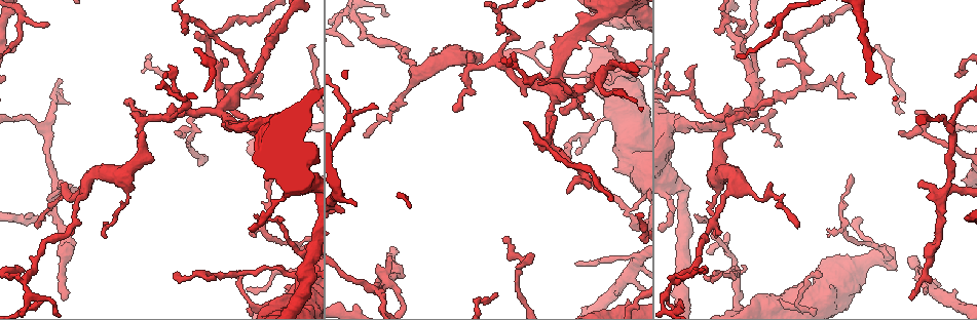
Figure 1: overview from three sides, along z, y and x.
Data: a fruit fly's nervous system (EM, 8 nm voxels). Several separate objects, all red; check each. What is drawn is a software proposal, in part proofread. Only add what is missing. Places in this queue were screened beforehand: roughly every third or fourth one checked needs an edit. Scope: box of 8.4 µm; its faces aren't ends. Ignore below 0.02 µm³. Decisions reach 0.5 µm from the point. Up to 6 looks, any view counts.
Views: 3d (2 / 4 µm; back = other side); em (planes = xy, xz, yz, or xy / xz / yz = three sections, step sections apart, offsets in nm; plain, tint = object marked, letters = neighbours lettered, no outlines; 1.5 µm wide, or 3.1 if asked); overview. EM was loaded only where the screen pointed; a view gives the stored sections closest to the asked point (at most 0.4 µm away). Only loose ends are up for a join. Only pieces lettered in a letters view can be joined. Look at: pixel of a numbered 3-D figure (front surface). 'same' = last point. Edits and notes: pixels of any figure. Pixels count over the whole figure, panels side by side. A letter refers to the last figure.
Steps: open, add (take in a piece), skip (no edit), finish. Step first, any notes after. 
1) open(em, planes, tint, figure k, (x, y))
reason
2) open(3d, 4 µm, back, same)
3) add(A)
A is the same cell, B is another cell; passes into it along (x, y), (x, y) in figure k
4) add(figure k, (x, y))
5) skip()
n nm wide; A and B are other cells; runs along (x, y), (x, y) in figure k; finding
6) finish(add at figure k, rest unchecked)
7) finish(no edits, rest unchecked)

open(3d, 2 µm, figure 1, (389, 249))
an open end

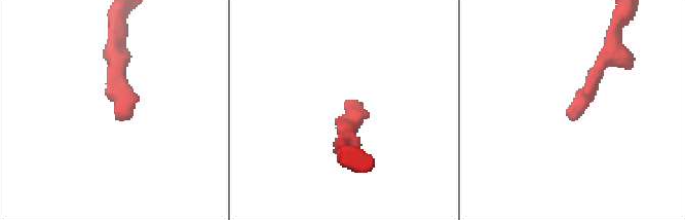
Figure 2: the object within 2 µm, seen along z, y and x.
open(em, planes, tint, figure 2, (121, 119))
shape alone is not enough

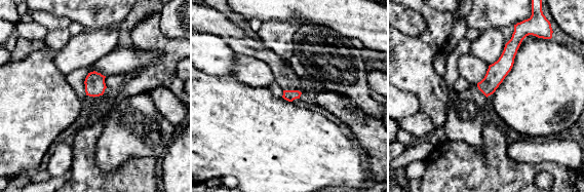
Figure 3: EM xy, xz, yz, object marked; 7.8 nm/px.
open(em, planes, letters, same)
what lies round it

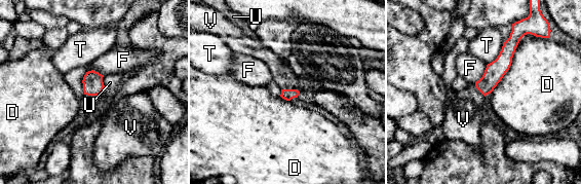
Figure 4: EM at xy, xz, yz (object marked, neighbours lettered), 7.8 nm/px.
add(V)
D touches over 550 nm; V is the same cell, D, F, T and U are other cells; the neuron continues

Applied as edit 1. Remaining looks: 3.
open(overview)

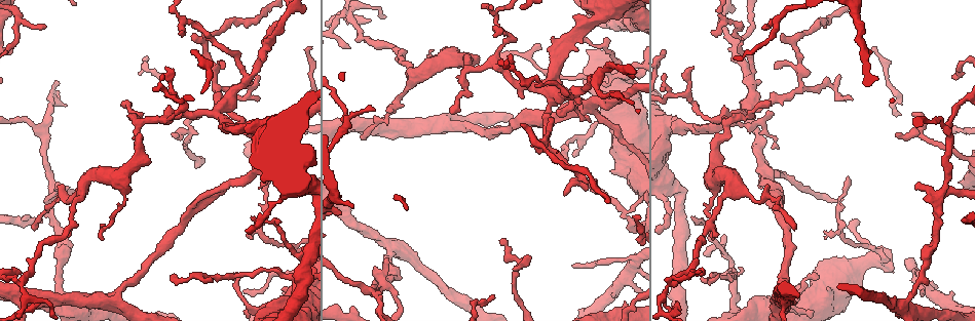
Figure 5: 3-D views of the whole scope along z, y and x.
open(em, xz, step 8, tint, figure 5, (58, 183))
free end

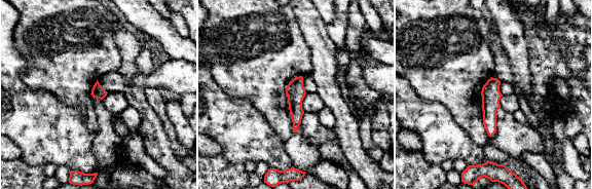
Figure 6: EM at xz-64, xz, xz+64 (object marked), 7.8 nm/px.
open(em, yz, step 8, letters, same)

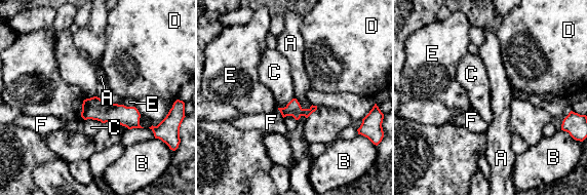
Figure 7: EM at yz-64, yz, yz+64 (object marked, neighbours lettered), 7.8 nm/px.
skip()
120 nm wide; A, B, C, D, E and F are other cells; runs along (85, 103), (127, 116), (137, 125) in figure 7; no lettered piece goes on from it

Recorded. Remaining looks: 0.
finish(add at figure 4, rest unchecked)

